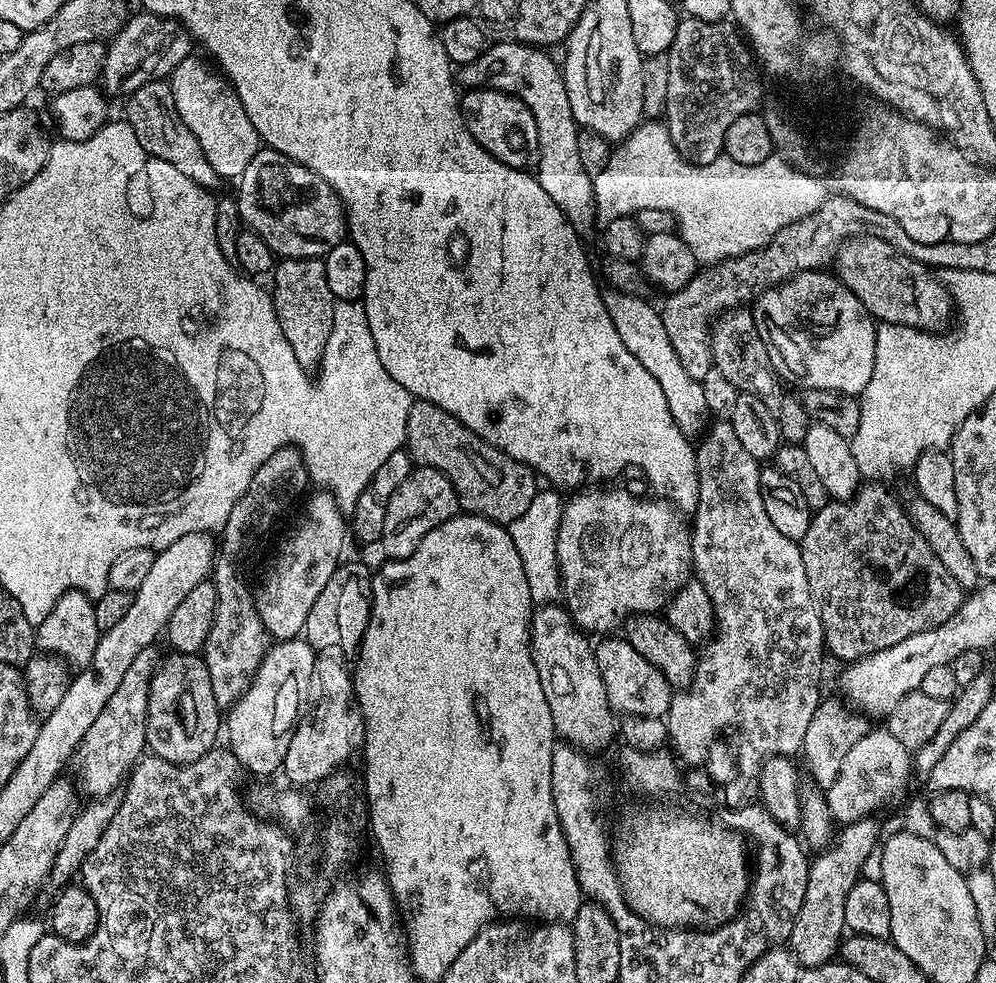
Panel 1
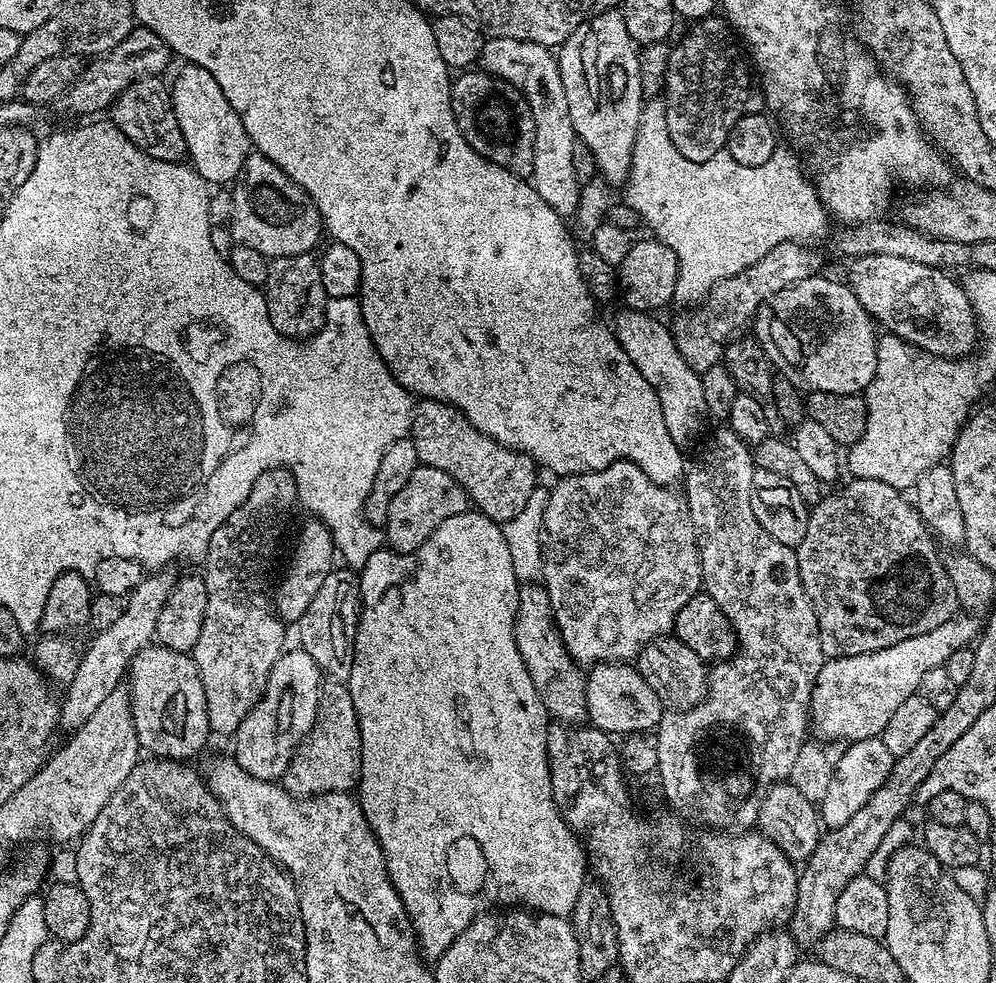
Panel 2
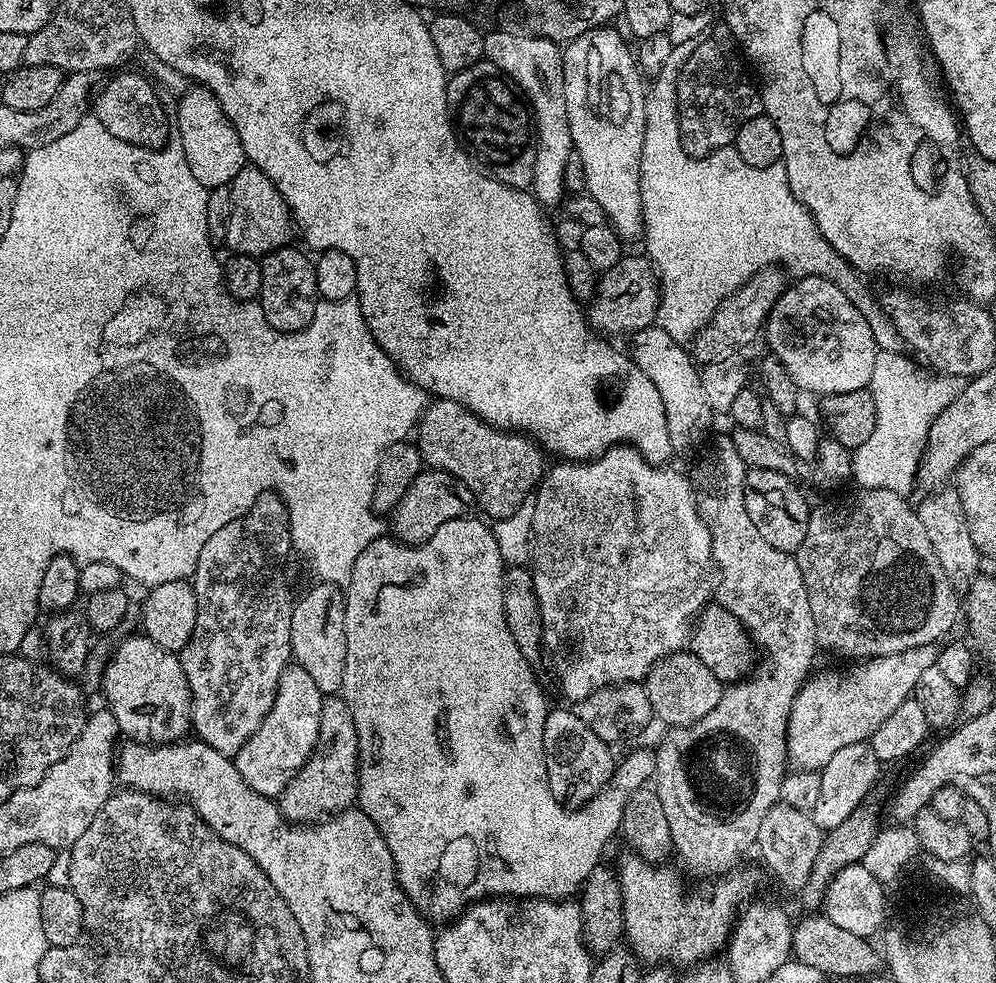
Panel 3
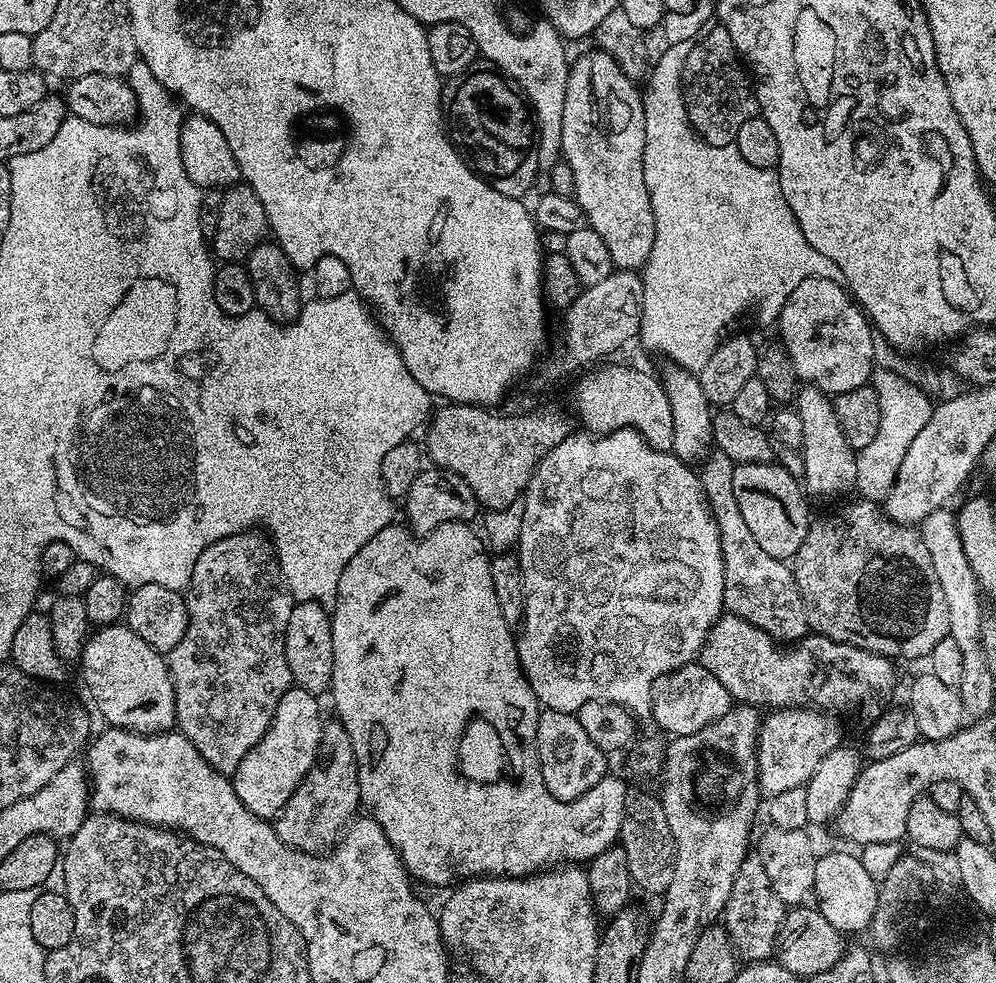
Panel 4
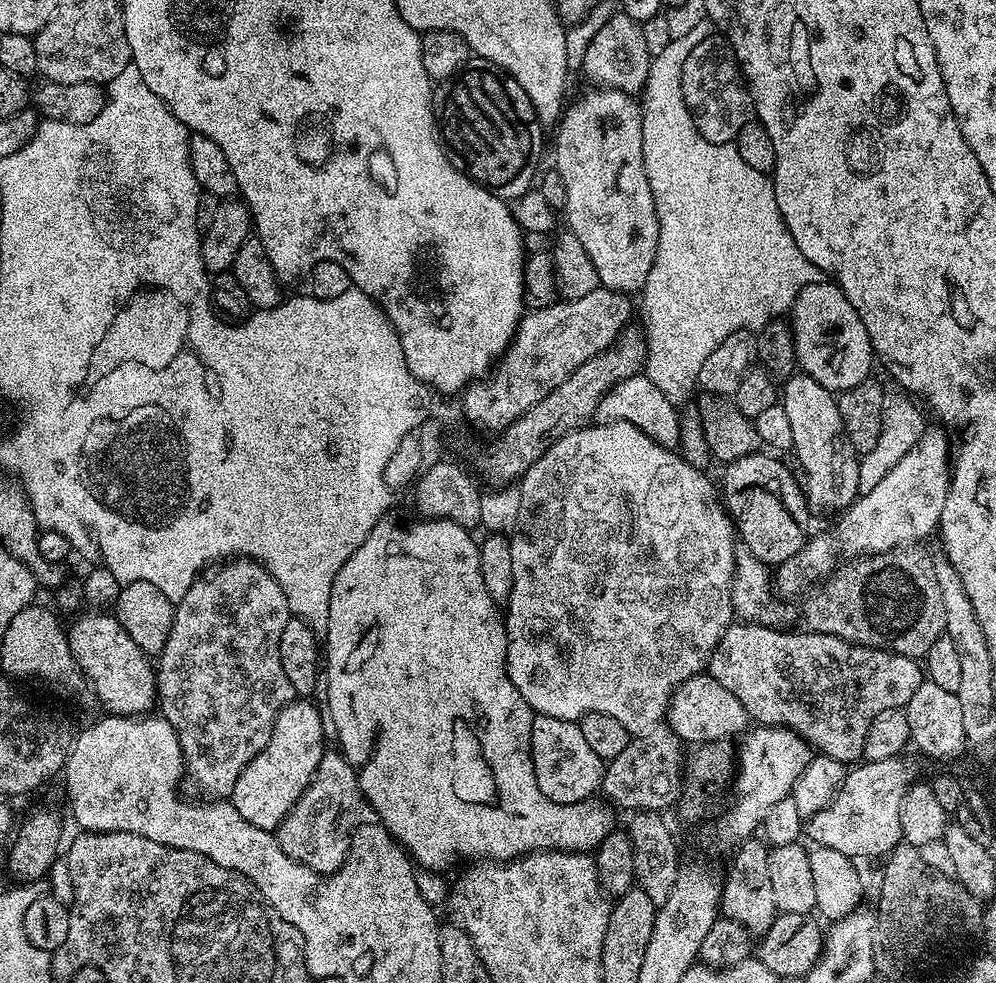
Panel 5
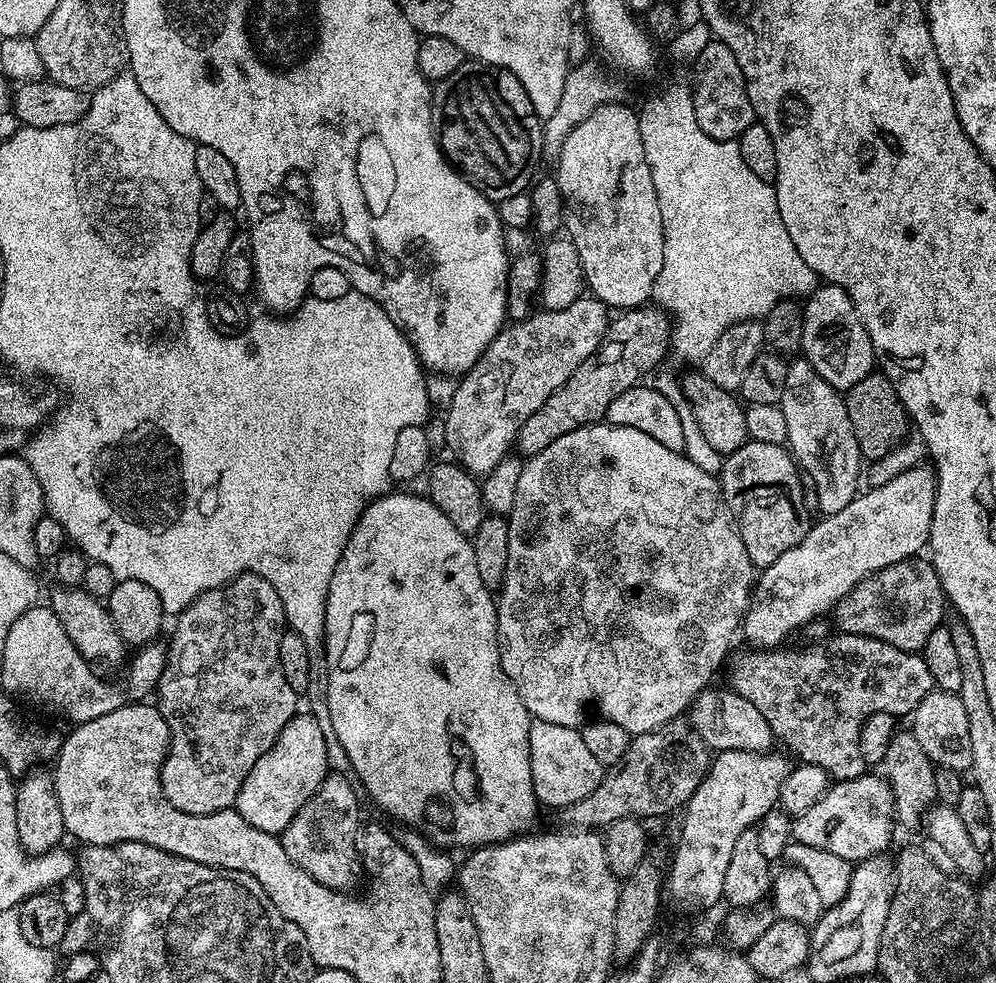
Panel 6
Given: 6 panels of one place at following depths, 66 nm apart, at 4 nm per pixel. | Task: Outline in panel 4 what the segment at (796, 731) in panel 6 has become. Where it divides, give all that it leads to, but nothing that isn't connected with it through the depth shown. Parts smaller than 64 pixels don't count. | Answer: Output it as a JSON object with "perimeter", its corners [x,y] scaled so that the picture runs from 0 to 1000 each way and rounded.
{"perimeter":[[[724,625],[703,659],[701,674],[709,682],[713,682],[713,686],[717,686],[717,690],[721,690],[725,698],[729,698],[736,713],[754,716],[756,720],[764,722],[818,717],[835,726],[855,724],[858,720],[863,720],[866,716],[871,716],[900,700],[900,680],[896,677],[899,674],[891,667],[882,666],[881,663],[837,653],[822,645],[812,645],[806,651],[798,652],[794,657],[788,658],[791,659],[788,663],[783,659],[786,658],[768,643],[761,641],[761,637],[734,625]]]}

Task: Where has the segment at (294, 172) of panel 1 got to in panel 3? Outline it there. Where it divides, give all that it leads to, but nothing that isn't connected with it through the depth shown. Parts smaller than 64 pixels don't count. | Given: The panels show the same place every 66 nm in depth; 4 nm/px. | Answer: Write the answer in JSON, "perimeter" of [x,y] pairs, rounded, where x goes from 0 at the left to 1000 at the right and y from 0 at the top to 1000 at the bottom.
{"perimeter":[[[247,169],[241,174],[233,186],[231,193],[231,218],[225,235],[224,251],[230,257],[263,262],[275,252],[284,252],[295,240],[295,225],[289,209],[281,200],[277,188],[263,177],[263,173]]]}

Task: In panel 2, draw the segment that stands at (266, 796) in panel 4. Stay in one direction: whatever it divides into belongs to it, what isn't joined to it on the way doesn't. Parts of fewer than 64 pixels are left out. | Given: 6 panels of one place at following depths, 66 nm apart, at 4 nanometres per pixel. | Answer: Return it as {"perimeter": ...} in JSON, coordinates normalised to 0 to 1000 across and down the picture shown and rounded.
{"perimeter":[[[287,661],[275,673],[275,682],[271,682],[269,697],[265,703],[265,708],[255,718],[255,722],[243,734],[243,739],[235,747],[237,753],[237,765],[235,772],[247,783],[247,787],[255,787],[255,791],[260,793],[280,795],[285,788],[285,784],[291,779],[293,768],[297,766],[297,761],[309,748],[309,744],[315,739],[315,730],[319,722],[321,713],[321,702],[323,699],[323,685],[321,680],[304,661]]]}

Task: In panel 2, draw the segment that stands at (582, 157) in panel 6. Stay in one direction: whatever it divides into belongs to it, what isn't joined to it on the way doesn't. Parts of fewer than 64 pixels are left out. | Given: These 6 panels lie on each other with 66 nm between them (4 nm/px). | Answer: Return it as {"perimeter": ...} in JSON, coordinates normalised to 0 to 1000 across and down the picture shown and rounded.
{"perimeter":[[[622,10],[600,12],[591,16],[560,50],[564,87],[568,87],[568,104],[572,107],[572,124],[576,124],[578,141],[592,153],[595,163],[598,164],[599,176],[604,183],[606,179],[605,186],[610,189],[626,188],[631,182],[643,113],[649,105],[645,79],[641,79],[642,58],[641,47],[633,39],[633,31],[629,31],[627,14]]]}

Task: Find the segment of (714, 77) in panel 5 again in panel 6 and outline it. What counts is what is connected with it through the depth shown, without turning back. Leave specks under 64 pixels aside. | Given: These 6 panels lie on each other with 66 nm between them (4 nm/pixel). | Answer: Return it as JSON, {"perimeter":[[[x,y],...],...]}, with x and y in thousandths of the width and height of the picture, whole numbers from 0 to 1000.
{"perimeter":[[[716,41],[697,59],[696,67],[700,73],[695,82],[695,103],[701,128],[719,143],[742,141],[759,121],[749,94],[748,77],[737,53],[728,44]]]}

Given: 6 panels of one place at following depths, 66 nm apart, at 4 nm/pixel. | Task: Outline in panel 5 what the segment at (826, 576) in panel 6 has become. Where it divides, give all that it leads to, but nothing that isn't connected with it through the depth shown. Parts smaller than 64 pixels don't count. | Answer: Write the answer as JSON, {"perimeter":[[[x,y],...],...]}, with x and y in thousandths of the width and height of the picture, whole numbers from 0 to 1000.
{"perimeter":[[[929,434],[910,466],[906,466],[906,470],[902,470],[902,474],[898,474],[898,478],[894,478],[894,482],[890,482],[878,498],[861,504],[851,517],[843,521],[838,526],[836,537],[821,542],[816,549],[814,546],[807,557],[797,564],[797,568],[778,579],[777,598],[784,607],[802,607],[810,603],[811,593],[818,586],[826,587],[836,576],[842,575],[845,568],[877,566],[916,555],[928,551],[935,541],[937,544],[943,538],[946,515],[950,515],[950,503],[956,489],[956,474],[952,444],[948,440],[951,438],[947,434],[939,434]]]}

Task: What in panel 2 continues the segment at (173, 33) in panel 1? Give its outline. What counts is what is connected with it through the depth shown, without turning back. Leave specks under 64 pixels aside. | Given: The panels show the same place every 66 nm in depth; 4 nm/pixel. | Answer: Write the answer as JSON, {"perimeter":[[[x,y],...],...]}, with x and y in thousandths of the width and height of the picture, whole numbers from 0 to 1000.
{"perimeter":[[[144,26],[134,27],[133,34],[122,43],[118,43],[118,47],[114,47],[114,51],[104,54],[103,57],[95,58],[89,64],[92,66],[89,69],[87,66],[81,72],[63,99],[62,106],[73,110],[76,114],[81,114],[84,120],[103,115],[100,113],[103,110],[104,113],[111,111],[118,96],[122,96],[122,92],[127,92],[127,87],[148,77],[161,77],[164,69],[169,65],[169,60],[171,60],[171,54],[162,37]]]}

